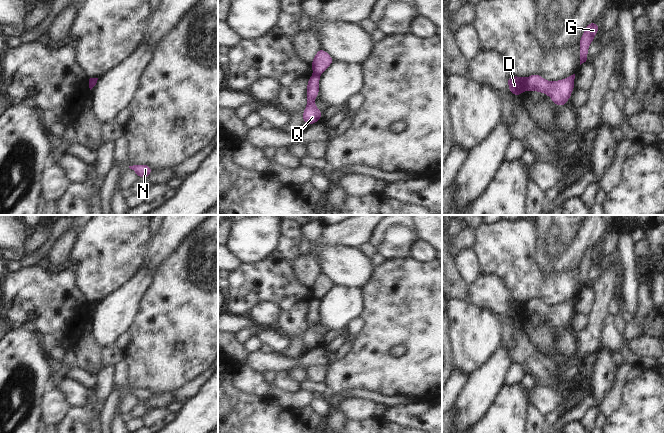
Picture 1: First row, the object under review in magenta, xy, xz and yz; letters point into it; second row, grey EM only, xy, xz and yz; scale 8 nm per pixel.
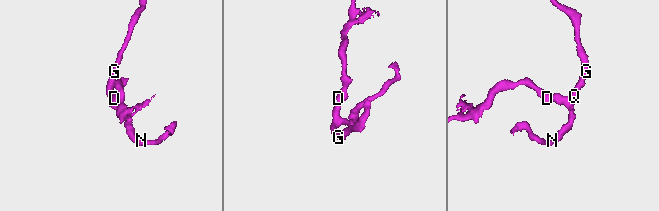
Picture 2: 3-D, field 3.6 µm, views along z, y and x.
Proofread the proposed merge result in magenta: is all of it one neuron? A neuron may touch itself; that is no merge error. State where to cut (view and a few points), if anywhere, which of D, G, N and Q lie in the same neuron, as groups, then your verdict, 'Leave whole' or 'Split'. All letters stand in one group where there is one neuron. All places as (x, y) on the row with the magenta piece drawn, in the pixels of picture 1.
Split along yz (524, 78), (525, 89). Groups: D / G N Q. Split.

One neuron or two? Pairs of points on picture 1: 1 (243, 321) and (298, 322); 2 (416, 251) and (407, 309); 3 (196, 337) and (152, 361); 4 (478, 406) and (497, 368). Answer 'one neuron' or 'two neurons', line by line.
1: two neurons
2: two neurons
3: one neuron
4: one neuron

